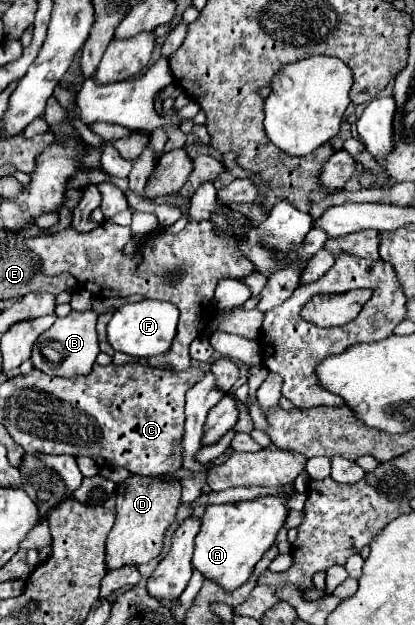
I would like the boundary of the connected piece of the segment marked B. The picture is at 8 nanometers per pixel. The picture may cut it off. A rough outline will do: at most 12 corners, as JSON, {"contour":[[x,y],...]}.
{"contour":[[96,314],[58,318],[32,348],[48,376],[86,376],[98,356]]}

